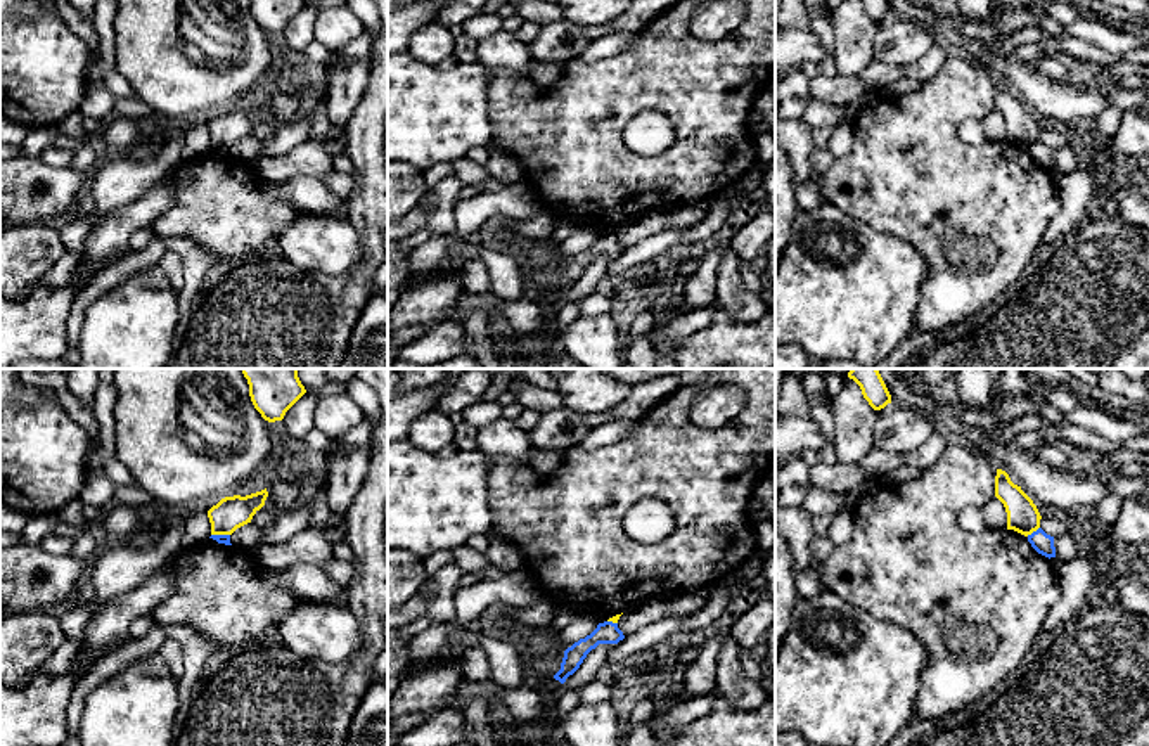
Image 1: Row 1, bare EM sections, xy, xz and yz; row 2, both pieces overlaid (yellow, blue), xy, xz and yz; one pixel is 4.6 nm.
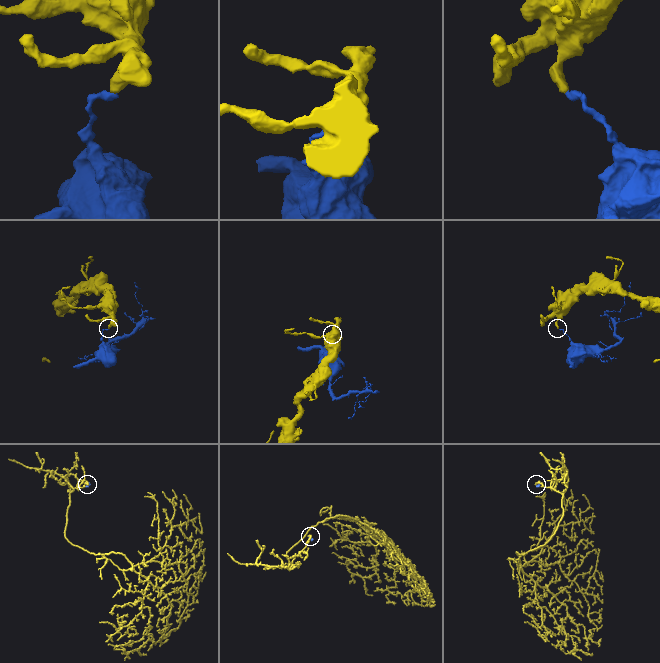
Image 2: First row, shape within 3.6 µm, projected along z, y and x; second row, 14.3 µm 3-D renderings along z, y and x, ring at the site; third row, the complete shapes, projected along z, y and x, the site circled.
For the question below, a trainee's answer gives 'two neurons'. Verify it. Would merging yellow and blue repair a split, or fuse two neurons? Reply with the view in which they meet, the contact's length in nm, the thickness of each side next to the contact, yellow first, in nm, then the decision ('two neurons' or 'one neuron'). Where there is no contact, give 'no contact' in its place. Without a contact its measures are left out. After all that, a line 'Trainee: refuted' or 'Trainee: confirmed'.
contact in yz; length 80 nm; calibres 150 and 100 nm; two neurons
Trainee: confirmed

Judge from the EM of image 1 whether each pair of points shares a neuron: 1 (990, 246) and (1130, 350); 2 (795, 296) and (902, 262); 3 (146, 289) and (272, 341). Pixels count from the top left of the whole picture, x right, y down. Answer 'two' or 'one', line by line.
1: two
2: one
3: two

